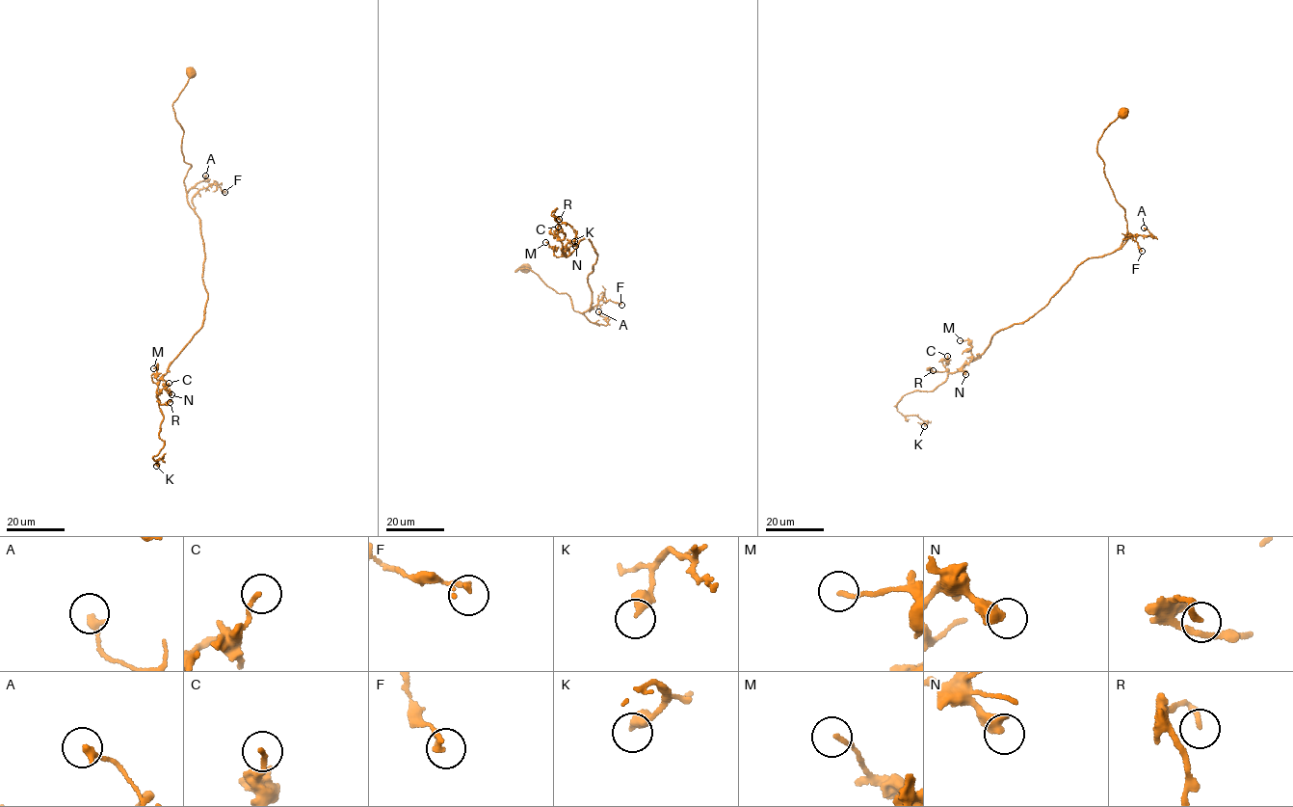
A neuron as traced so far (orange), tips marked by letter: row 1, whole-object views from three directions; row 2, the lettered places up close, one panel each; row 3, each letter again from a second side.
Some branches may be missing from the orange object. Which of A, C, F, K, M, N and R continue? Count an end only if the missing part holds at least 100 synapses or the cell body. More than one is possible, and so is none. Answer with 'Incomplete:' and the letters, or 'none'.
Incomplete: none

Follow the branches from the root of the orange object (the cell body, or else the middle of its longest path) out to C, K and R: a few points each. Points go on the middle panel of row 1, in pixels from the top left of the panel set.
C: (525, 269), (515, 271), (567, 294), (576, 311), (590, 308), (598, 255), (586, 237), (566, 256), (558, 227)
K: (525, 269), (515, 271), (584, 313), (598, 255), (586, 237), (563, 253), (556, 208), (574, 241)
R: (525, 269), (515, 271), (567, 294), (576, 311), (590, 308), (598, 255), (586, 237), (566, 256), (559, 219)

